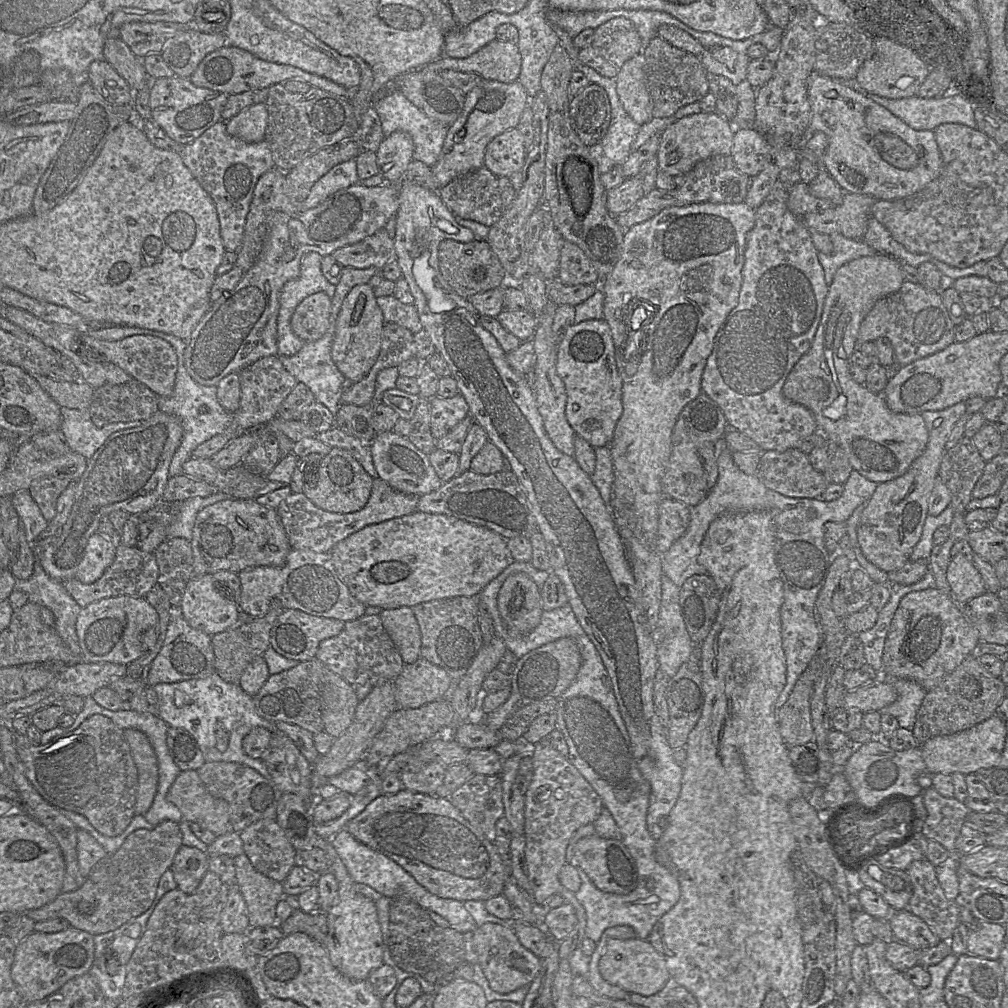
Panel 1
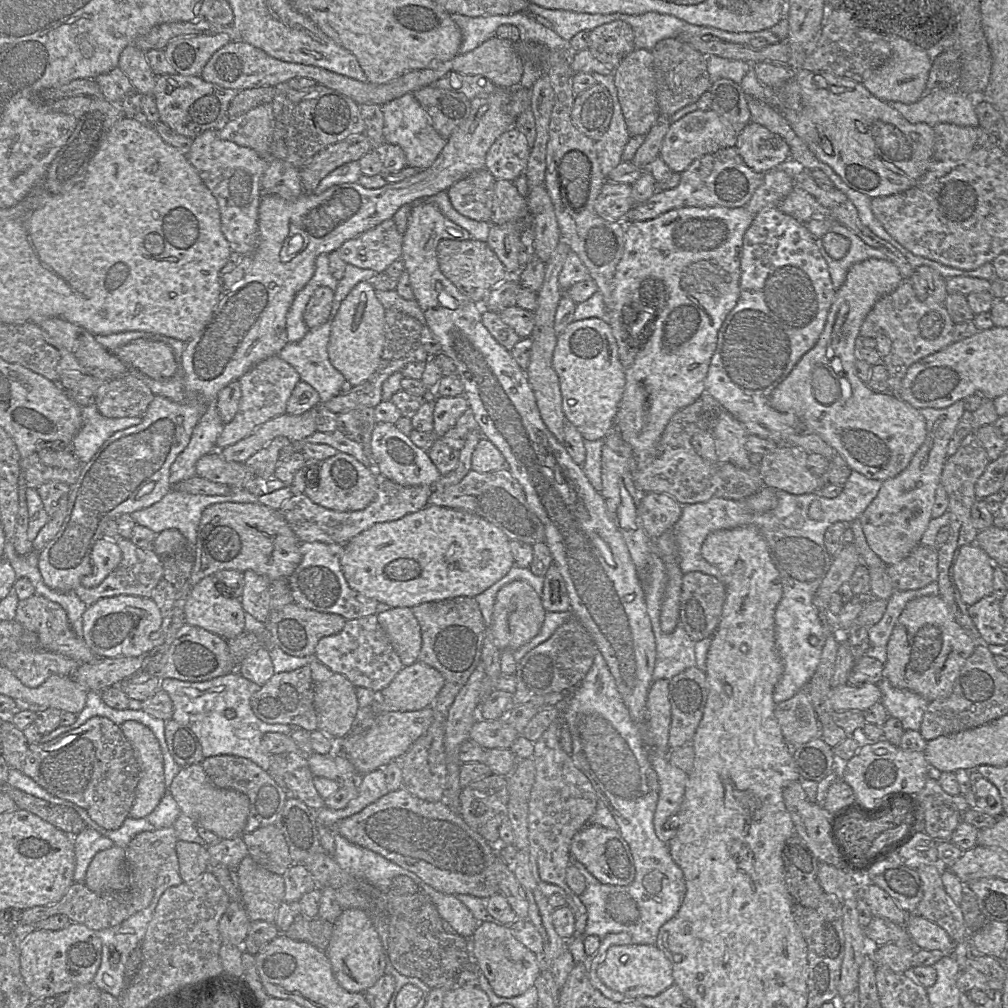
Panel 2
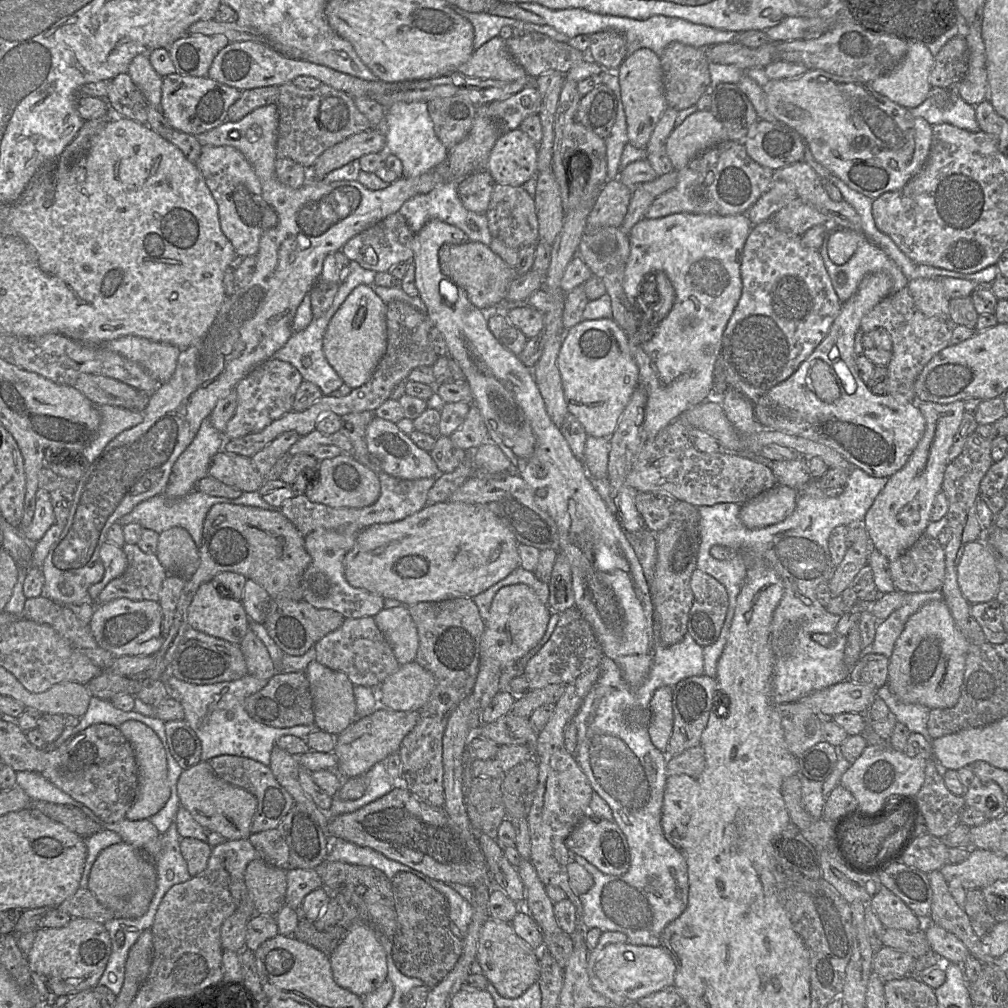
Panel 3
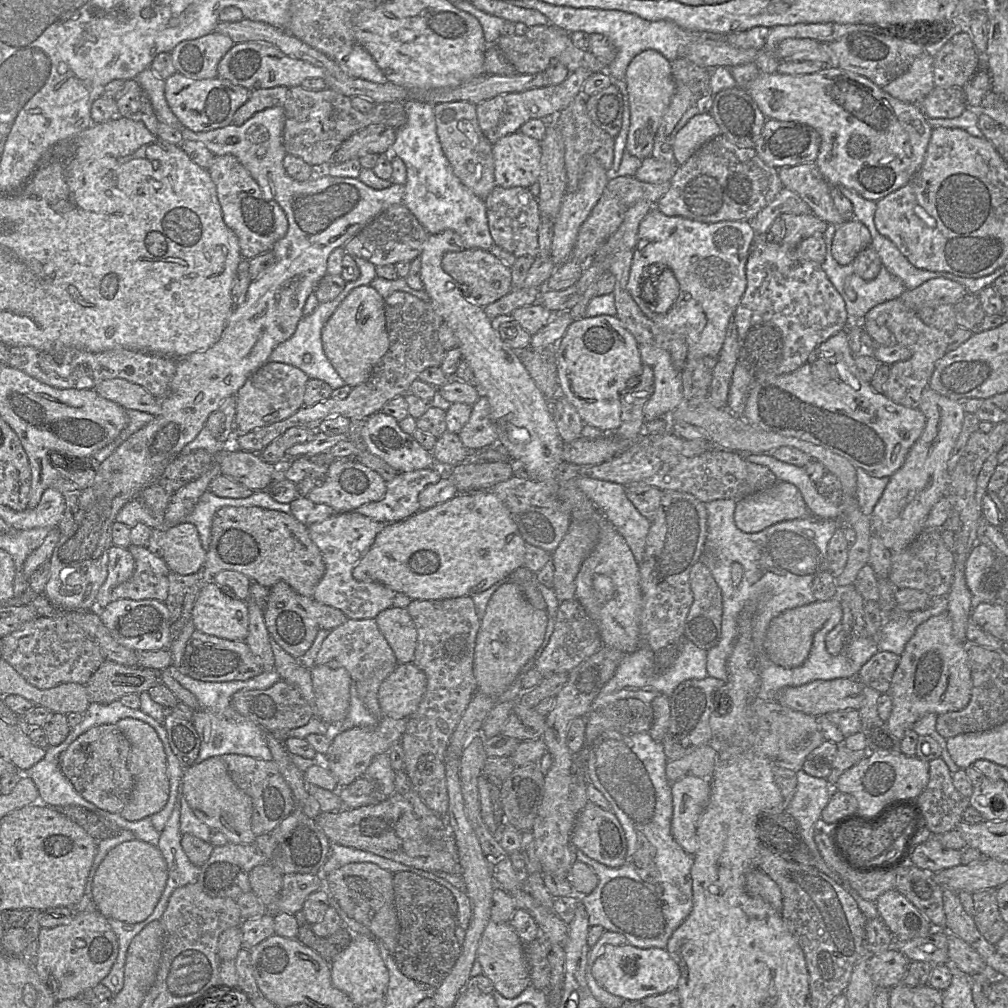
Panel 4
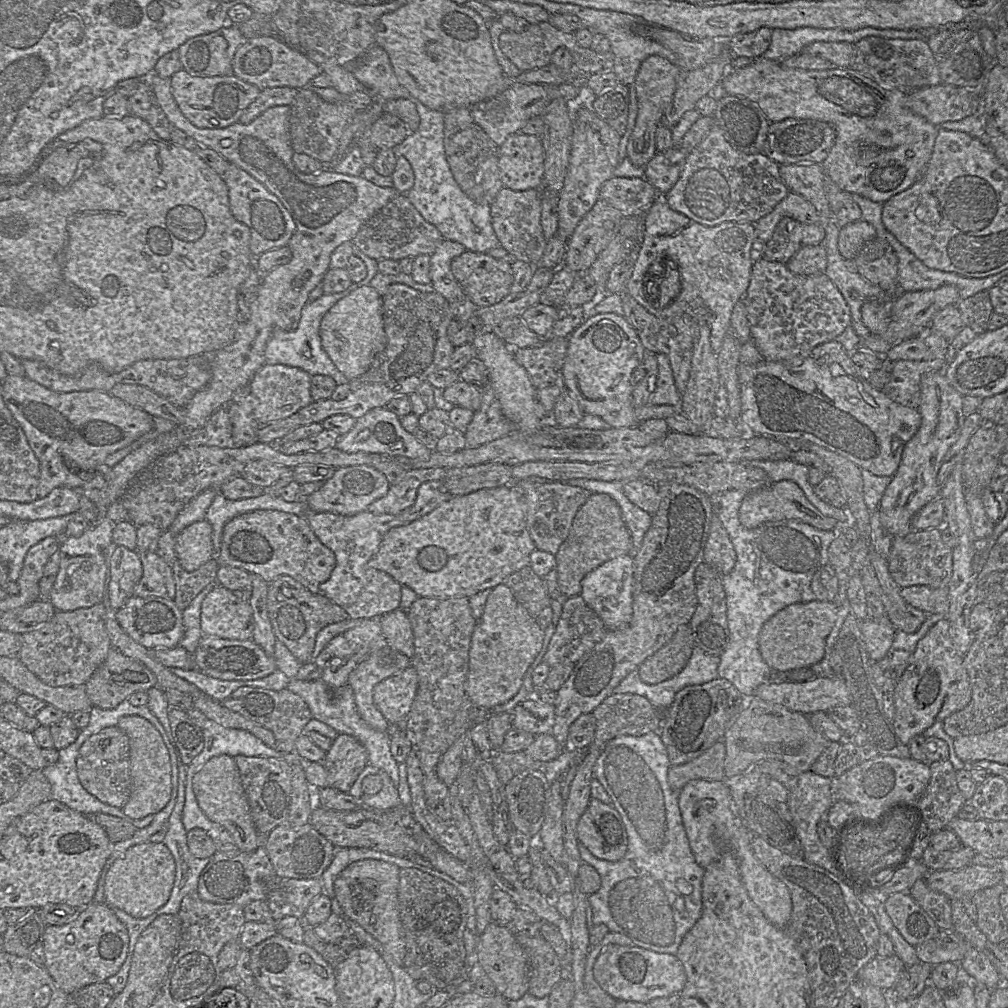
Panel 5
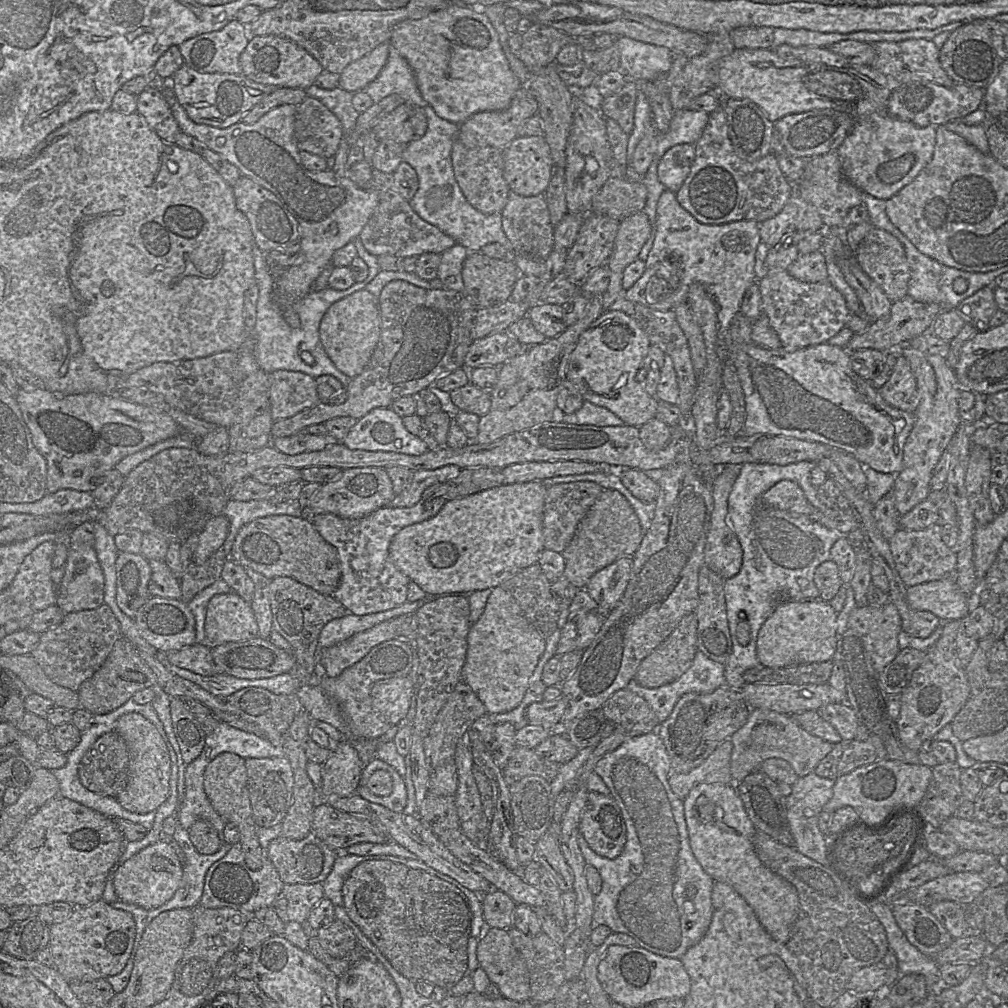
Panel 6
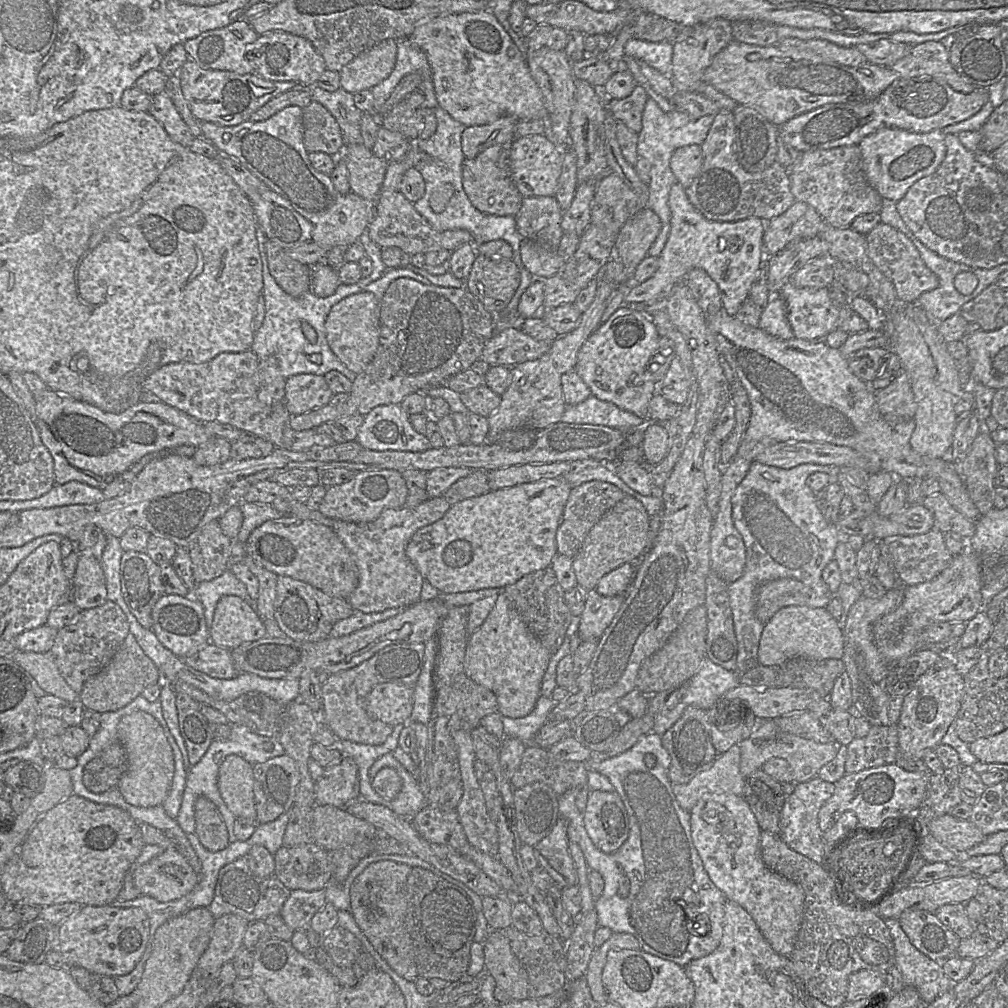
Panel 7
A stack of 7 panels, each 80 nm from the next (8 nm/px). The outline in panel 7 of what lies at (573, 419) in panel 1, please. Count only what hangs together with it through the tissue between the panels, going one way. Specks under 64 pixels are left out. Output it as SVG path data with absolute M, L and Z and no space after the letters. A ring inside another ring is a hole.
M627 305L620 306L583 343L574 370L589 387L591 395L649 420L649 402L654 395L654 381L647 370L647 363L658 347L659 337L655 325L644 311Z

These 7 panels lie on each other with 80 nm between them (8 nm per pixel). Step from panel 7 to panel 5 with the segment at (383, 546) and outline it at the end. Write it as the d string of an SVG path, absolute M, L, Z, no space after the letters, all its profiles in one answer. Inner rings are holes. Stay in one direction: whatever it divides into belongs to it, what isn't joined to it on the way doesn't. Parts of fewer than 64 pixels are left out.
M444 481L423 483L411 507L397 514L376 515L369 511L355 515L331 512L310 513L306 520L315 535L336 557L336 566L330 578L320 585L320 593L342 607L351 619L381 617L400 608L402 585L388 573L369 567L368 562L377 553L384 536L395 527L407 525L430 513L440 504L454 497Z

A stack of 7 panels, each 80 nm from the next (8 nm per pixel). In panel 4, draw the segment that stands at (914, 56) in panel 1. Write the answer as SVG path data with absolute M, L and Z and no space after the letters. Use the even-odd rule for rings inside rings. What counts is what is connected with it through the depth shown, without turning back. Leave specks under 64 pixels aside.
M924 51L903 75L881 88L903 102L919 104L934 87L934 57Z

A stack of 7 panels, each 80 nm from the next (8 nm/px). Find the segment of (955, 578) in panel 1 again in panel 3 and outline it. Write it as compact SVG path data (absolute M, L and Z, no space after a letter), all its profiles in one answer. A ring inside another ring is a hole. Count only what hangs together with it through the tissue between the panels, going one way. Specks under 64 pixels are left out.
M984 539L970 542L964 547L957 565L957 581L970 605L996 599L1001 576L995 554Z

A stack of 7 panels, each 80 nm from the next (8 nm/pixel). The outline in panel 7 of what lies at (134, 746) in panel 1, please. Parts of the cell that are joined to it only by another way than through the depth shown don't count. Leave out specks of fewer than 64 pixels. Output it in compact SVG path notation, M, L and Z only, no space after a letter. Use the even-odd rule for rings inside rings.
M144 711L123 716L118 724L117 739L127 755L127 769L118 788L124 800L137 807L161 805L170 789L174 776L174 758L159 722Z

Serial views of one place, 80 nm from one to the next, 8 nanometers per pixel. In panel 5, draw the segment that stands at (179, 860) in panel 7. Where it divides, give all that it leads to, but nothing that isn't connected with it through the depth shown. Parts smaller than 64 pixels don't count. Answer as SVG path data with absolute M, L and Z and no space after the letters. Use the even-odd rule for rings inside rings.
M164 843L134 845L107 872L104 883L105 903L110 908L118 908L134 918L146 918L169 900L175 871L175 860Z

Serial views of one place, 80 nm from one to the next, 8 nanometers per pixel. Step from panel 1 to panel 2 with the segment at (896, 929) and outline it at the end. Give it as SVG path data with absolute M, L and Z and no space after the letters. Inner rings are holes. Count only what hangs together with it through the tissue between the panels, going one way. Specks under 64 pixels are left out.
M909 913L904 925L916 949L939 950L952 953L955 943L947 932L922 916Z

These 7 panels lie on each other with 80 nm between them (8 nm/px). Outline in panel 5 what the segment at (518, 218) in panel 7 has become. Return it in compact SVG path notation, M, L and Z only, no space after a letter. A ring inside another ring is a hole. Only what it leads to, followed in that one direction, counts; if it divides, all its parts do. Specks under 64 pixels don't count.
M503 187L490 205L492 226L501 246L518 261L538 264L547 240L541 226L542 193L537 189L516 191Z

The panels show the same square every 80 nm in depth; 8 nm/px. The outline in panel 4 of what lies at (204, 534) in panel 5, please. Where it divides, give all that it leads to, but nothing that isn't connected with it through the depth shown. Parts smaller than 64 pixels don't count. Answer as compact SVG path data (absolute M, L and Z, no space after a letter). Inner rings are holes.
M183 522L164 529L162 558L170 571L191 575L202 570L207 550L202 546L198 530L192 523Z

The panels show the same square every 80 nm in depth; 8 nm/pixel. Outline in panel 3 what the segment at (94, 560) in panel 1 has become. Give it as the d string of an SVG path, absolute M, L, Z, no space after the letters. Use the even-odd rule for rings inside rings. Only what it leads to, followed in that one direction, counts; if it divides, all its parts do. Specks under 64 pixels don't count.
M109 541L102 545L99 554L103 562L105 572L102 580L93 584L89 588L89 601L96 601L106 585L113 579L121 576L128 565L127 556L122 547Z

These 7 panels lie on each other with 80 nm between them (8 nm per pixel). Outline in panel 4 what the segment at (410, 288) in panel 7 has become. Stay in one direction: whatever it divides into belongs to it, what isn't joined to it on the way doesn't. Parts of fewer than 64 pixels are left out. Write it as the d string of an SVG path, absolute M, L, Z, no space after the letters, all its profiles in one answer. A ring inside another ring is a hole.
M395 291L384 299L386 330L389 337L389 349L374 367L369 378L355 386L345 399L334 399L316 403L311 407L302 407L285 420L255 429L245 435L235 435L232 446L241 451L260 453L272 441L292 427L318 430L320 423L332 416L344 416L349 419L367 419L381 411L383 406L397 396L405 396L411 384L419 374L429 367L440 367L446 352L439 342L438 330L443 318L435 311L431 302L402 291Z

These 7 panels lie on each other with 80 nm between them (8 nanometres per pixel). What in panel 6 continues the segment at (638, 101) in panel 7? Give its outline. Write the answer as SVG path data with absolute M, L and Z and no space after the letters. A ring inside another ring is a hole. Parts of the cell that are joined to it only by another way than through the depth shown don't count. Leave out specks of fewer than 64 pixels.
M626 80L623 87L610 95L602 95L599 110L606 118L616 121L626 134L634 128L634 113L637 101L638 84Z

